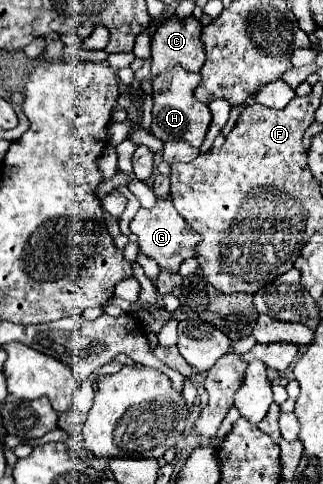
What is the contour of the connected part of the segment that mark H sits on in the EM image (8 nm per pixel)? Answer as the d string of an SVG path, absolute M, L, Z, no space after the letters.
M172 67L166 73L162 73L160 77L152 79L152 87L154 87L152 133L160 141L186 141L196 149L202 145L204 135L206 135L210 121L212 121L212 113L210 113L208 105L196 101L194 89L198 85L200 85L200 75L190 73L182 67Z

